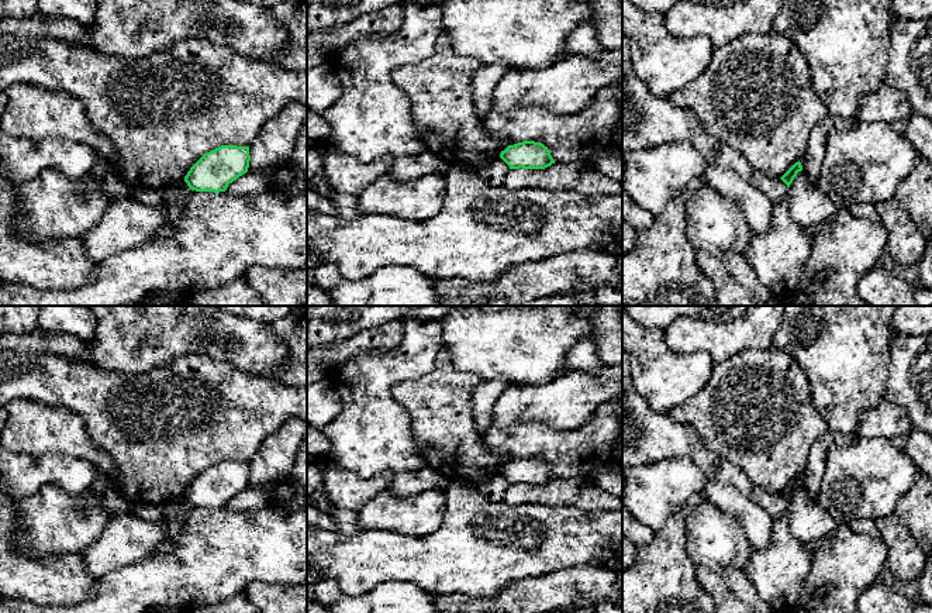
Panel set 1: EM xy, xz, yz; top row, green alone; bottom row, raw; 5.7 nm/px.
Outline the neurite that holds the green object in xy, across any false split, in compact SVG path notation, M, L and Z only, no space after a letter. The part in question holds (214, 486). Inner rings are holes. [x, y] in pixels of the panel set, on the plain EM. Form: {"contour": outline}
{"contour": "M221 461L204 469L187 488L184 497L196 507L225 507L248 488L249 462Z"}

